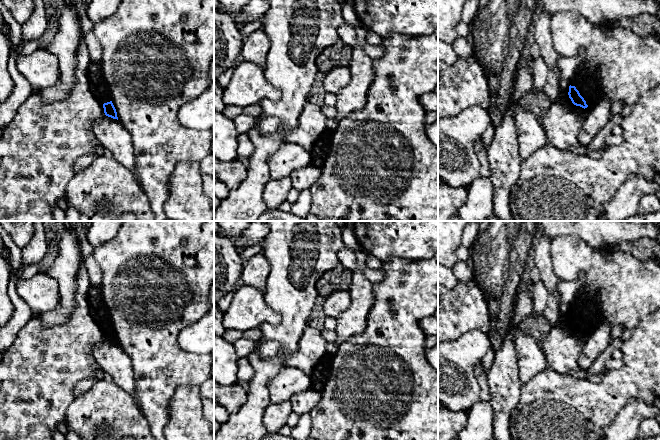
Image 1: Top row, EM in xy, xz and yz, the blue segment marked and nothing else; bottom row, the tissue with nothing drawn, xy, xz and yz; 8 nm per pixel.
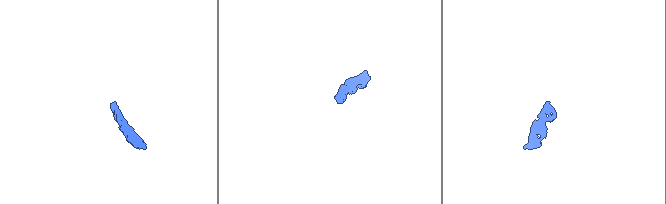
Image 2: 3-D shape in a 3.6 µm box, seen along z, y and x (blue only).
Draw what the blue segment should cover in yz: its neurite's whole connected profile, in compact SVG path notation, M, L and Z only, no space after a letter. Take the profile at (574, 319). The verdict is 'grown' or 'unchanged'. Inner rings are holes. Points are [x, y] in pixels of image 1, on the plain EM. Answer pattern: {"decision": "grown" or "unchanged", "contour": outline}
{"decision": "grown", "contour": "M575 298L570 305L569 322L582 332L594 331L601 322L600 311L594 301Z"}

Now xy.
{"decision": "grown", "contour": "M91 284L88 303L94 321L103 329L105 339L118 344L116 333L111 325L109 310L103 300L101 287Z"}

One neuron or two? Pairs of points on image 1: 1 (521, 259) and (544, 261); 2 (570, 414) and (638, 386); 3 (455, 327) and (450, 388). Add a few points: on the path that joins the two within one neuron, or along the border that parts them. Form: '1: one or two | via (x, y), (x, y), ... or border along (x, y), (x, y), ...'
1: two | border along (536, 238), (529, 263)
2: one | via (587, 408), (599, 404), (621, 386)
3: two | border along (476, 330), (470, 330), (458, 338), (448, 341)

